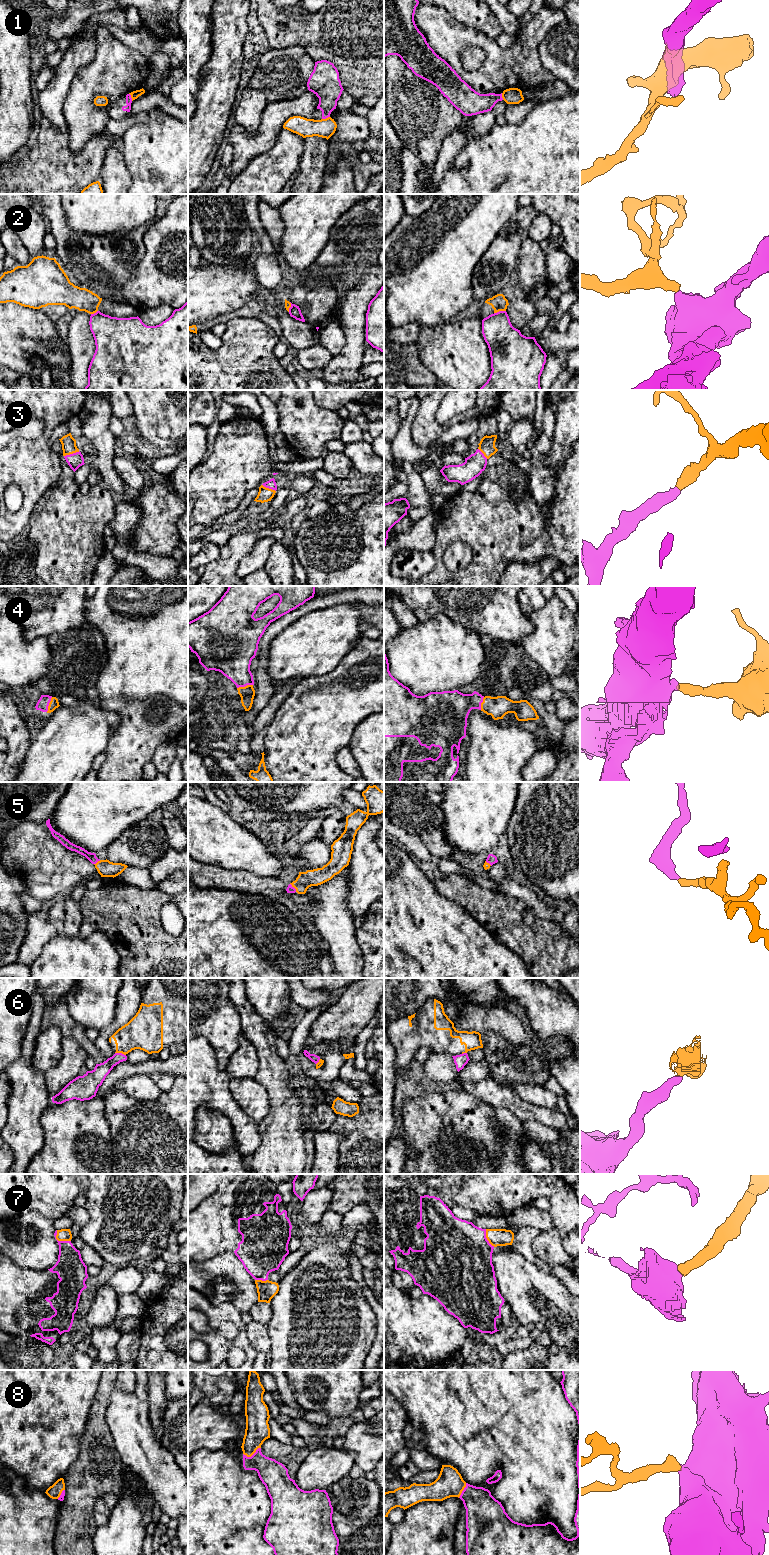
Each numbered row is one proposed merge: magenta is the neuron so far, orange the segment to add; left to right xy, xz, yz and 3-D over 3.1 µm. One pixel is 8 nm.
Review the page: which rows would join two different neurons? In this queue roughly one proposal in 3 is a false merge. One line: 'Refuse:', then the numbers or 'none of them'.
Refuse: 1, 2, 6

